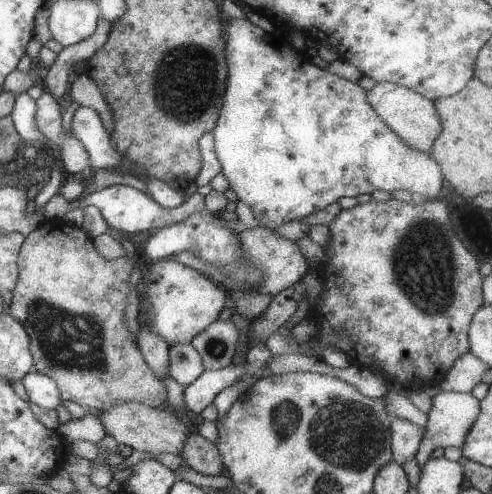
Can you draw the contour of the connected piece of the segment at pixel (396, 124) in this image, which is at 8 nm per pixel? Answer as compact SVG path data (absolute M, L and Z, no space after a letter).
M381 82L376 83L371 90L368 90L368 102L375 107L375 111L380 118L387 122L387 125L395 131L396 136L407 142L408 146L424 152L424 154L432 154L432 146L435 145L436 137L443 130L441 118L436 110L435 102L424 95L418 94L415 90L410 90L399 84Z

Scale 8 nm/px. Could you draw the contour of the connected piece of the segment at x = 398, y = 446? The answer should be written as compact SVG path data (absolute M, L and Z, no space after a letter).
M393 419L391 422L391 446L395 456L394 462L400 466L412 460L418 452L424 430L406 419Z

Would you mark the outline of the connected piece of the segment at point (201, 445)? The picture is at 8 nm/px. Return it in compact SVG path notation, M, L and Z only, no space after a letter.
M190 433L184 442L181 457L192 470L212 476L222 476L225 465L223 455L215 442L210 442L199 433Z

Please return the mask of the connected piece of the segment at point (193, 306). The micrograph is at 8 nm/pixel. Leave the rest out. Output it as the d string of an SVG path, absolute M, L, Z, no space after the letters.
M160 259L148 266L142 275L144 280L144 324L154 332L160 334L168 342L168 346L191 342L196 334L207 329L224 308L224 292L220 285L200 274L185 264Z

